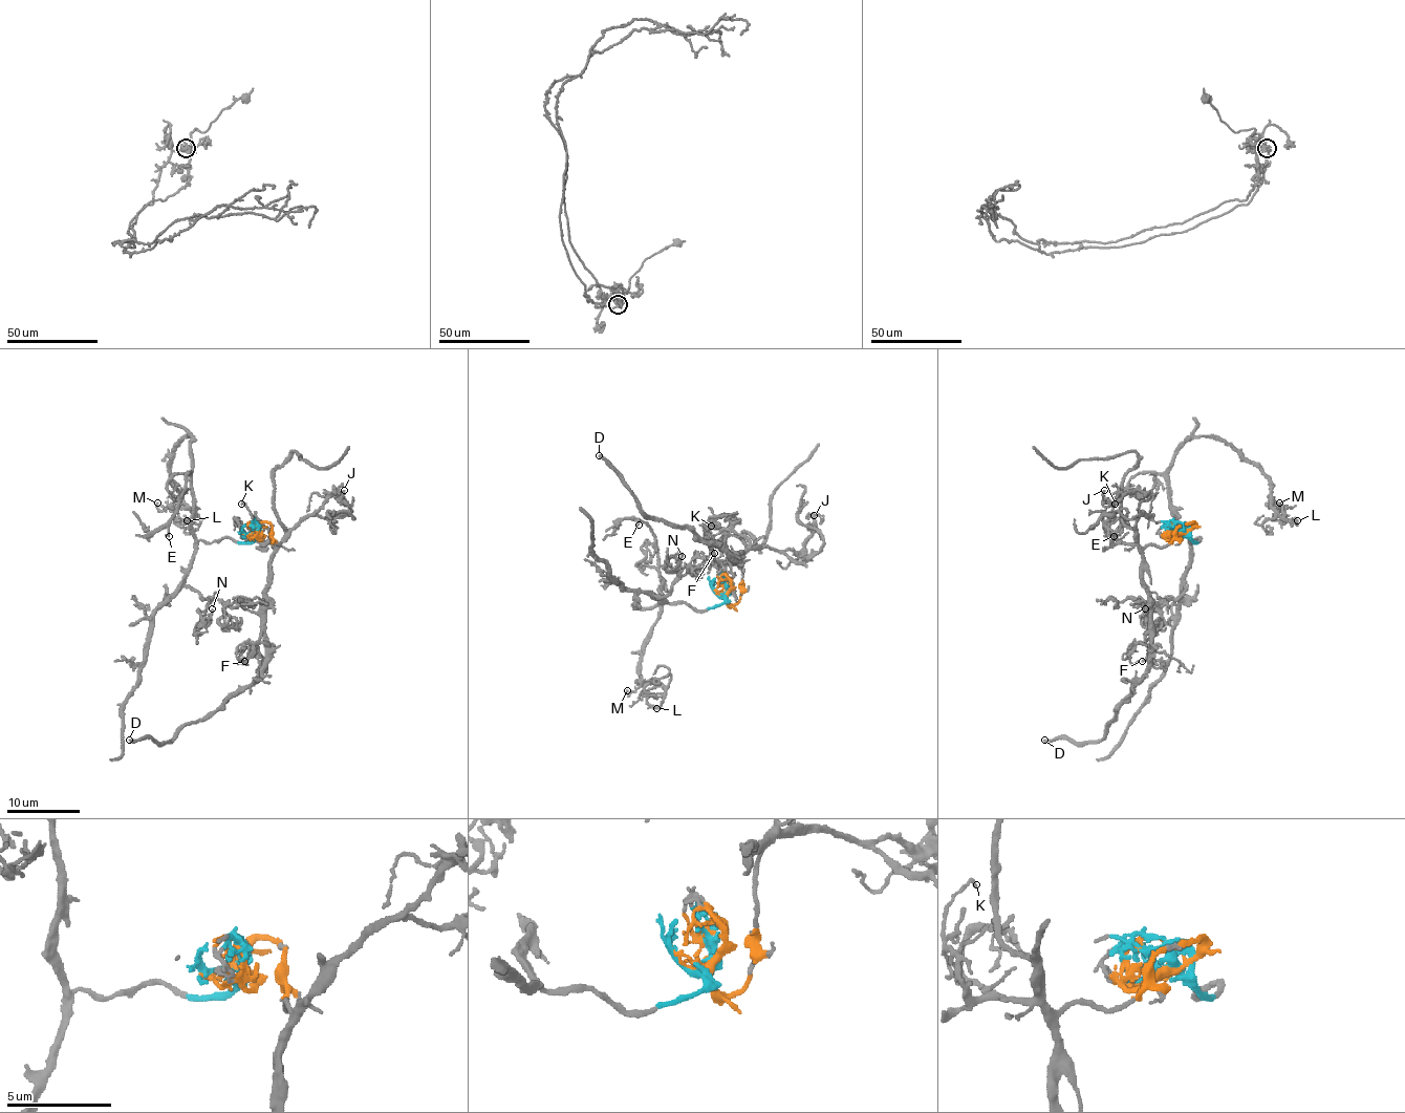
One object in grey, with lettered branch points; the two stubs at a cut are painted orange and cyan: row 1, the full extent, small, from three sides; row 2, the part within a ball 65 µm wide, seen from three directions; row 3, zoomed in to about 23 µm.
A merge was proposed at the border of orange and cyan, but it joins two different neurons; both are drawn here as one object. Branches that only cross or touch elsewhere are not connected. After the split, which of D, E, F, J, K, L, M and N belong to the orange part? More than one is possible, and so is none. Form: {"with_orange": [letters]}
{"with_orange": ["D", "F", "J", "K"]}

